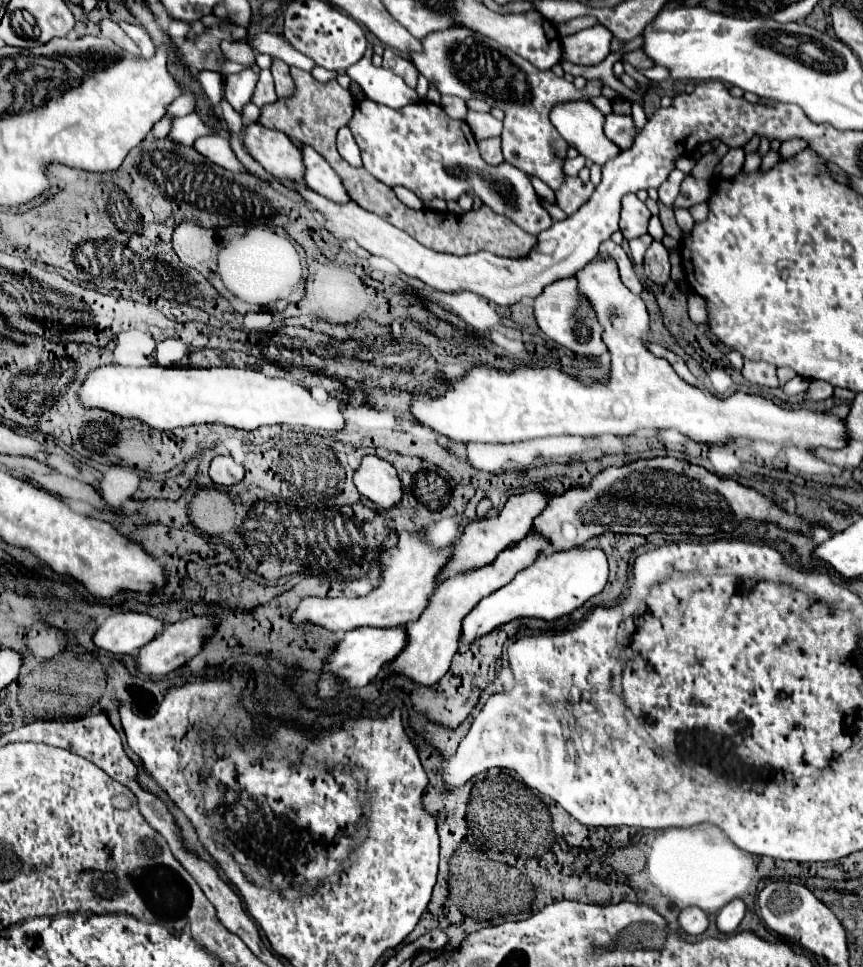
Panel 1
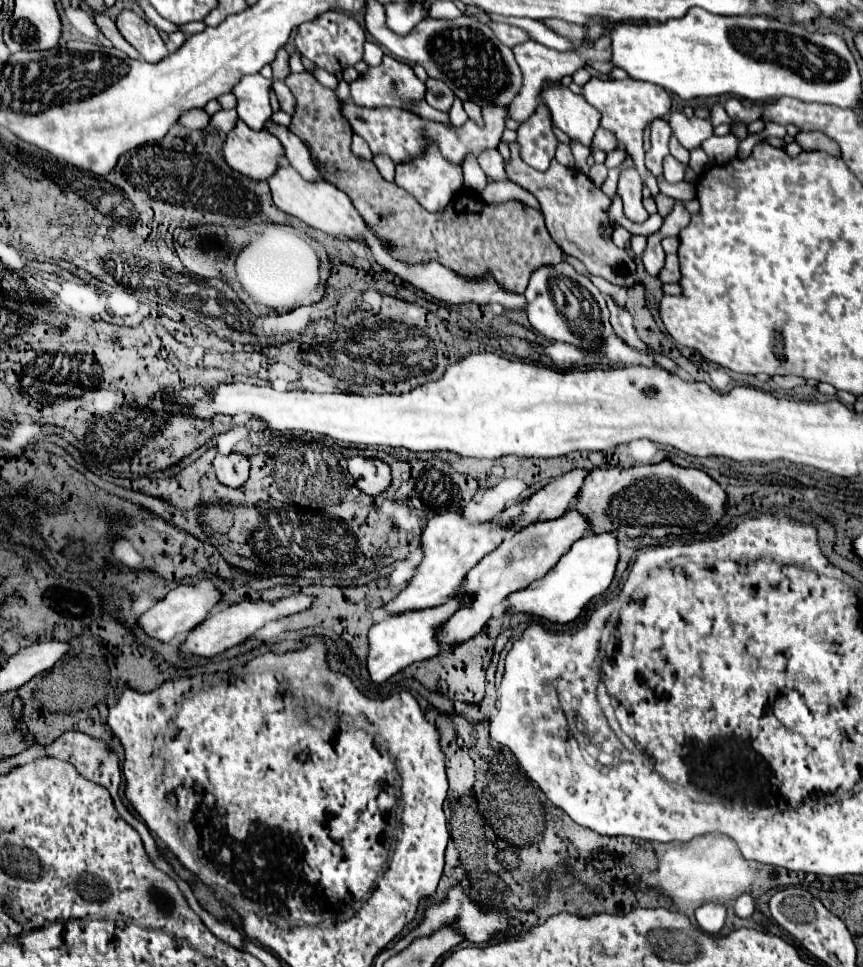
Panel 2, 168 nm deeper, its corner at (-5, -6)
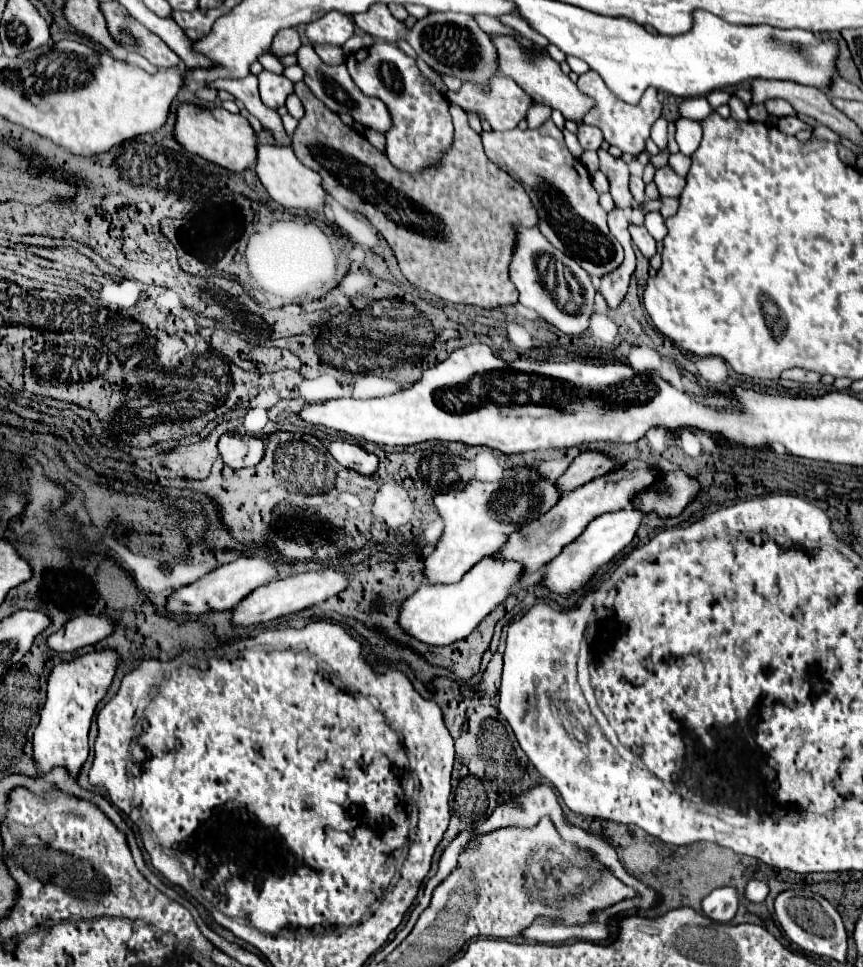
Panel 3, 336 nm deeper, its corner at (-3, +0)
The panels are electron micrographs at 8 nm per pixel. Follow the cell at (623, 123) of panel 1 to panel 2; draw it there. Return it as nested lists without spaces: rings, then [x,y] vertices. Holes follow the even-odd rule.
[[[599,128],[597,134],[595,134],[595,140],[593,140],[593,150],[603,150],[603,152],[611,152],[619,146],[619,142],[615,140],[615,134],[605,130],[605,128]]]

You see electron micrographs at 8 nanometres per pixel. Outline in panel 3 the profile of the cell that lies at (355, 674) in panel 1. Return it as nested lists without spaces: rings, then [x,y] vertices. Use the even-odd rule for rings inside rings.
[[[485,556],[457,584],[421,584],[399,610],[399,624],[417,640],[431,646],[447,646],[471,634],[471,630],[497,606],[501,606],[523,580],[523,566],[515,560]]]

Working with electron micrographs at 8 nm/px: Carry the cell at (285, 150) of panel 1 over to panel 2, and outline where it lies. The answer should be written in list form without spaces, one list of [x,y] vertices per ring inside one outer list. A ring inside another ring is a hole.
[[[239,120],[235,130],[231,130],[227,136],[223,154],[227,164],[231,164],[231,168],[235,168],[237,172],[267,180],[281,166],[285,148],[267,130],[255,132]]]

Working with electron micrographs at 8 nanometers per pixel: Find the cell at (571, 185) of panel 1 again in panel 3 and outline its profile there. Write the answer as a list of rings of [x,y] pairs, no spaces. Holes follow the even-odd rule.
[[[553,120],[543,122],[537,130],[483,130],[481,142],[487,158],[523,184],[537,210],[541,234],[545,234],[557,250],[575,258],[589,276],[605,276],[621,264],[623,248],[607,228],[607,212],[599,206],[599,194],[589,182],[589,172],[571,156]]]

